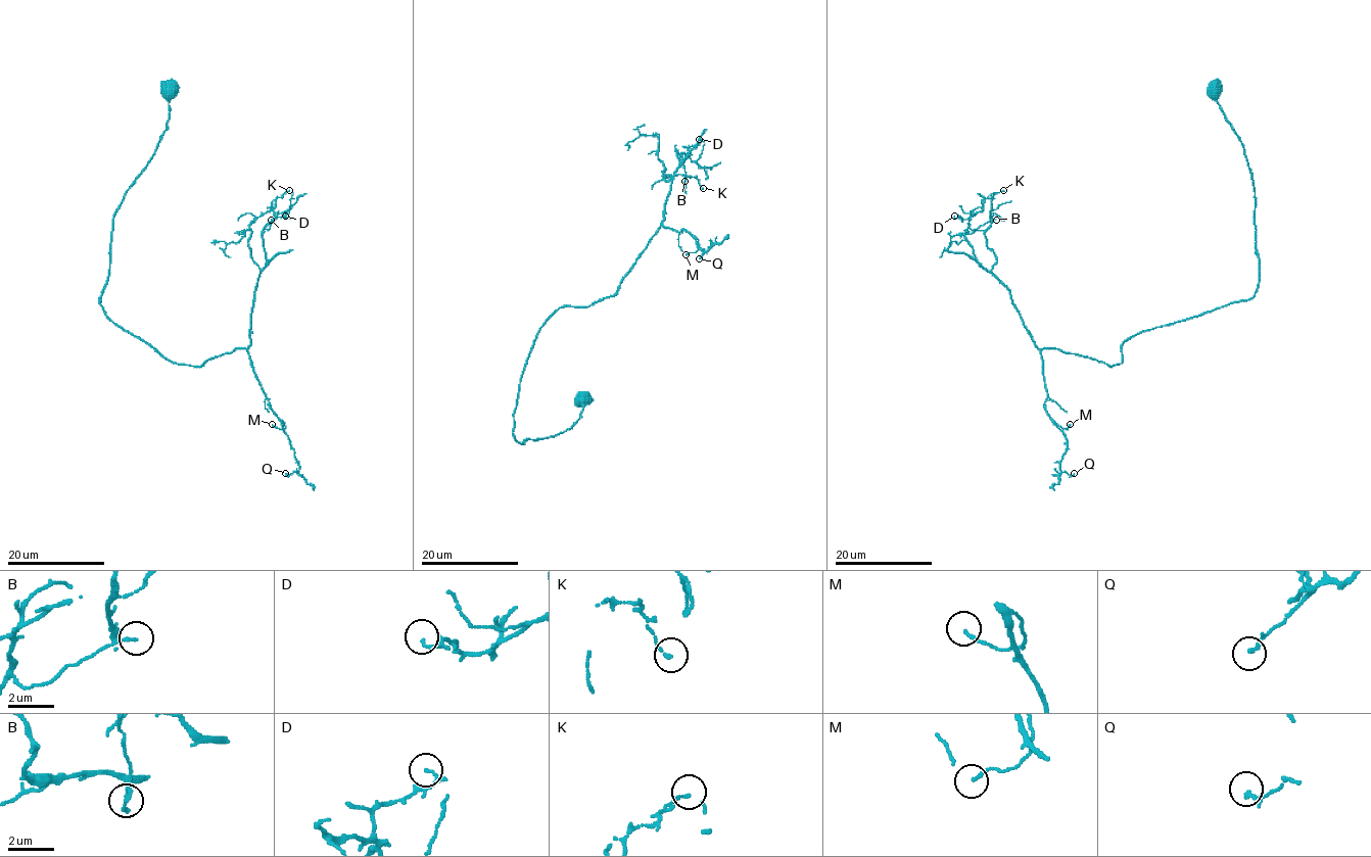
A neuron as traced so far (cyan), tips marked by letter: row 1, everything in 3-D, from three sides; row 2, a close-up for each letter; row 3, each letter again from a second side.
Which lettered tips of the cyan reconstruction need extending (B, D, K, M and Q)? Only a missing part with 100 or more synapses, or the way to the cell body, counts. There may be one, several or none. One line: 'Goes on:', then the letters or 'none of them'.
Goes on: none of them

